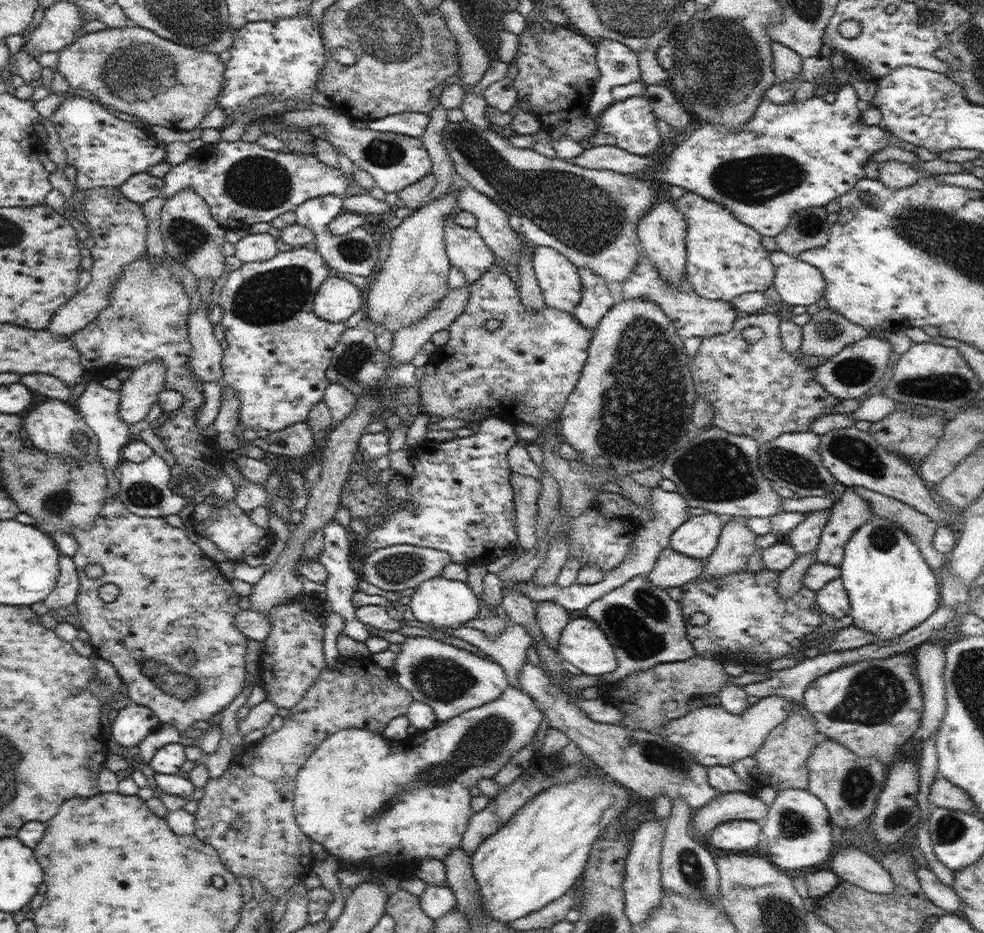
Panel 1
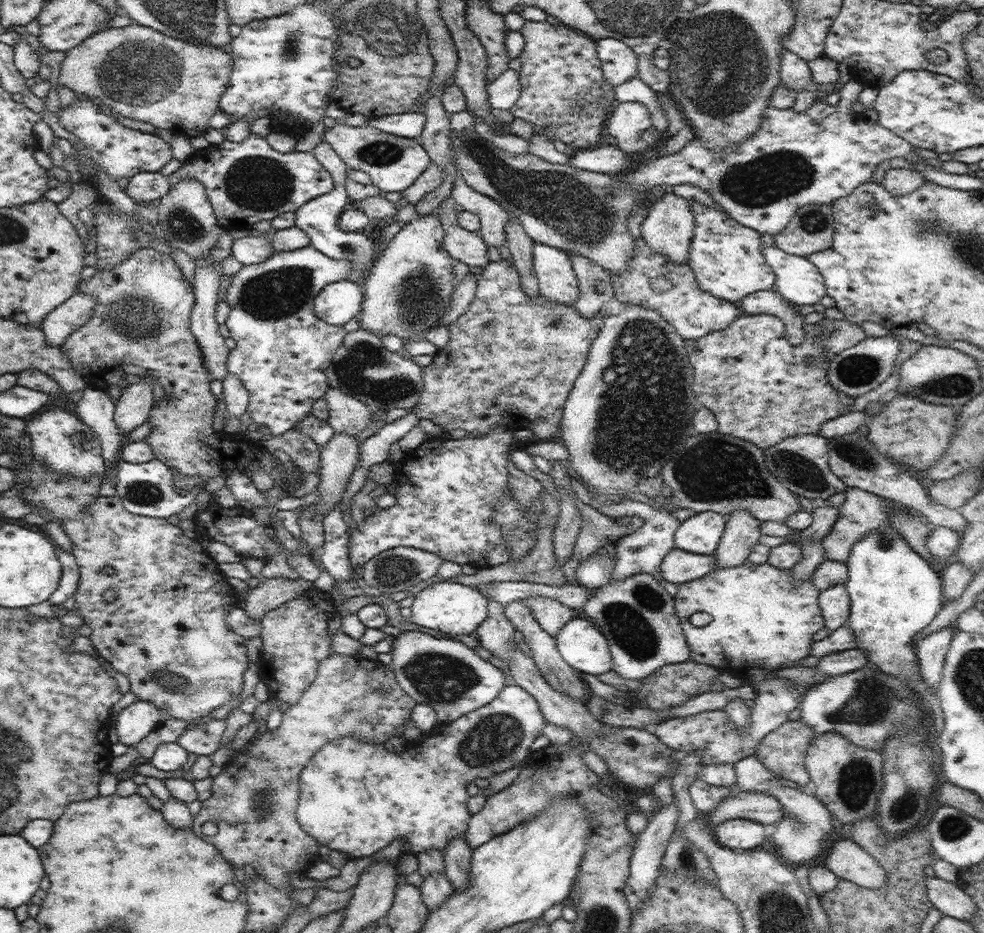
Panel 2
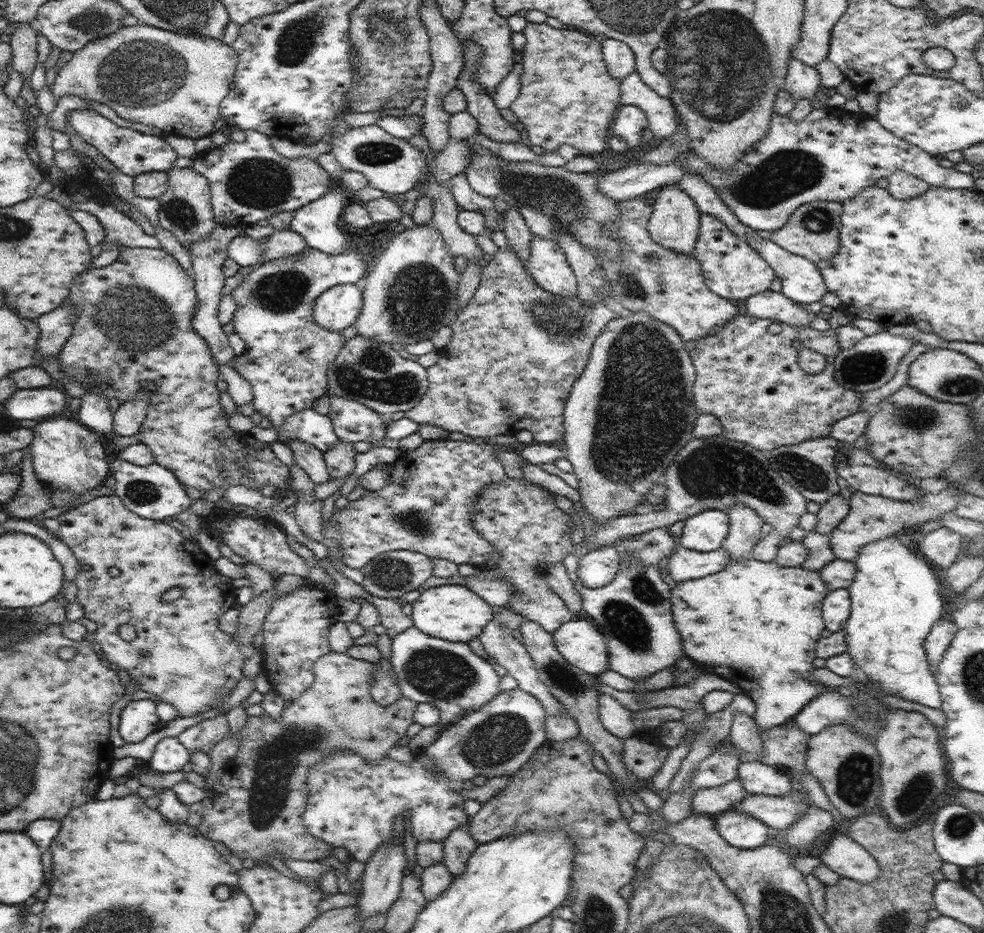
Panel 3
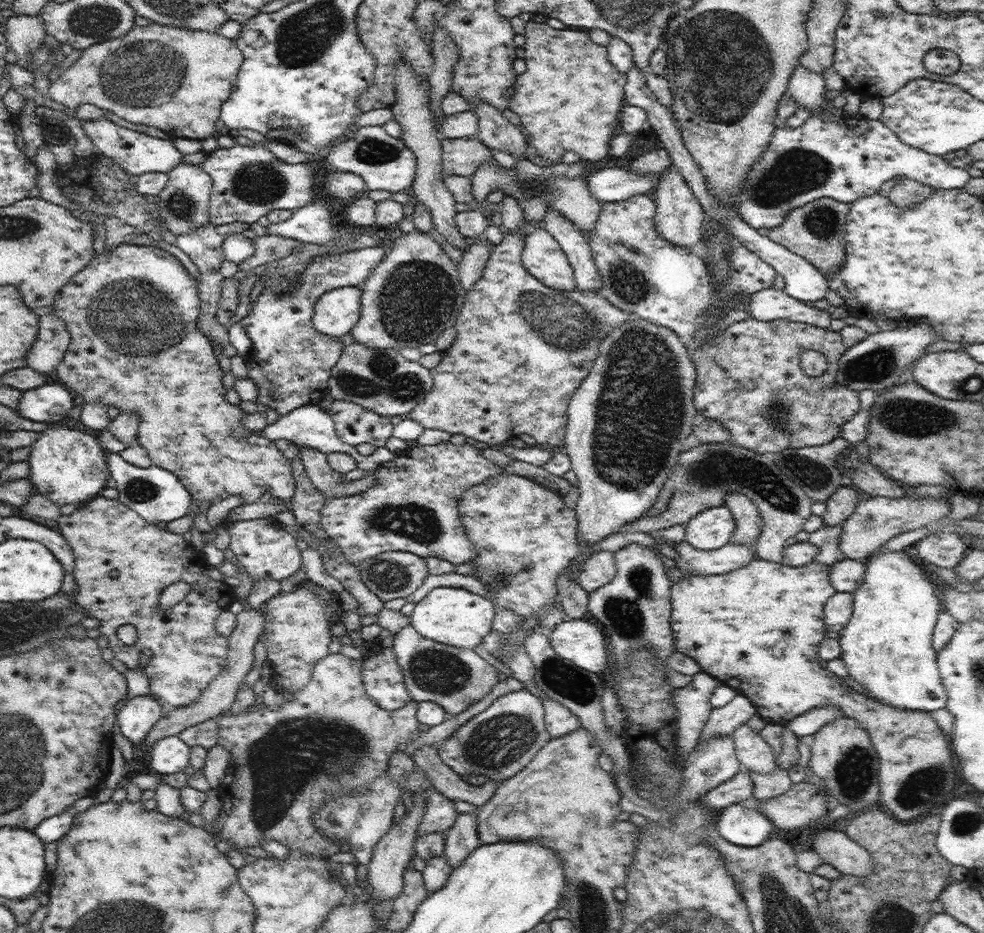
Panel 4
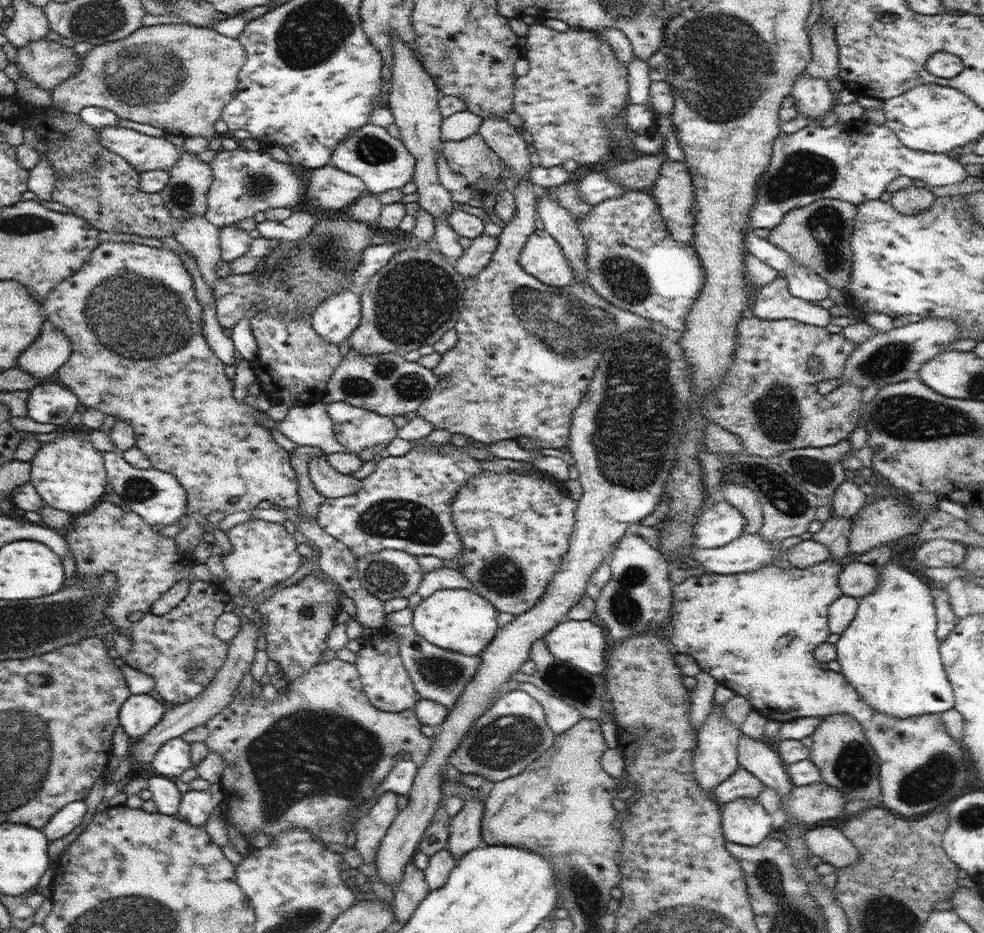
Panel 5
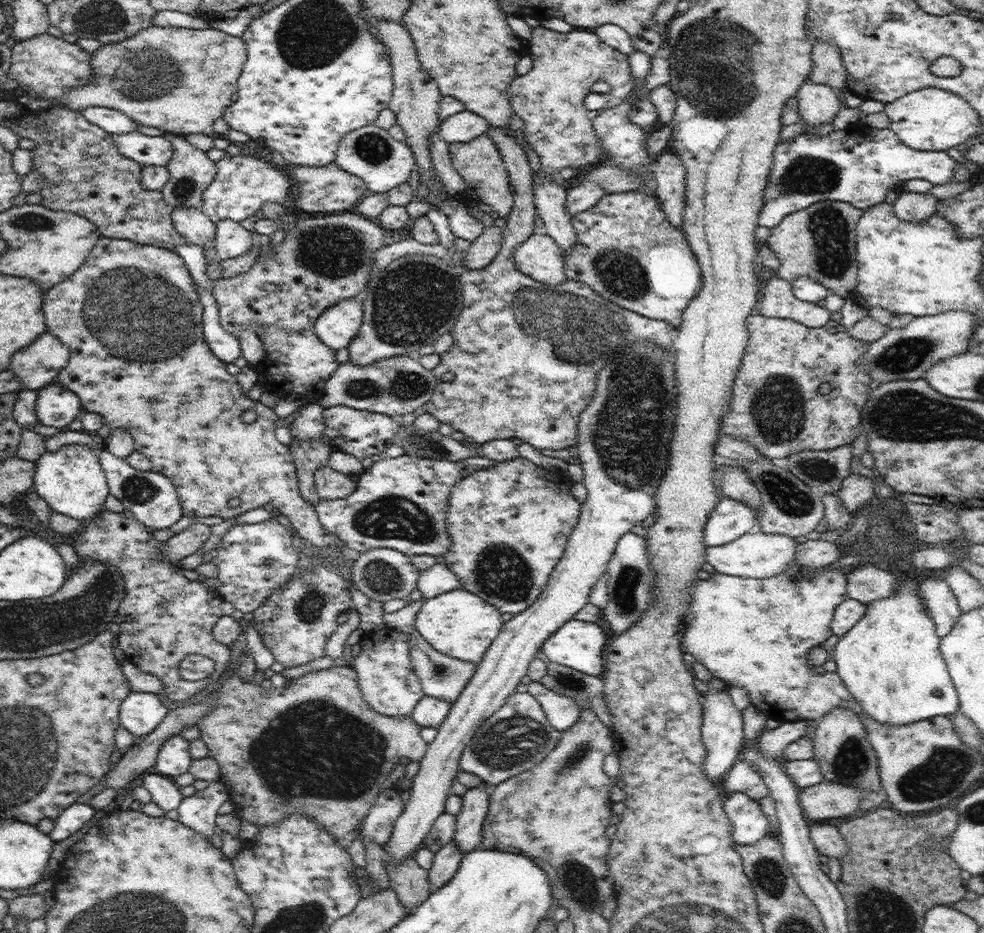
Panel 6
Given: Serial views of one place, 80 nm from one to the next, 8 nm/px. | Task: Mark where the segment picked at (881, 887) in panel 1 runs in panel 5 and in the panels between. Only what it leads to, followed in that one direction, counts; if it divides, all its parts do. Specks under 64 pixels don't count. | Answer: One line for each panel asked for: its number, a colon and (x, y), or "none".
2: (847, 859)
3: (843, 855)
4: (836, 848)
5: (829, 843)

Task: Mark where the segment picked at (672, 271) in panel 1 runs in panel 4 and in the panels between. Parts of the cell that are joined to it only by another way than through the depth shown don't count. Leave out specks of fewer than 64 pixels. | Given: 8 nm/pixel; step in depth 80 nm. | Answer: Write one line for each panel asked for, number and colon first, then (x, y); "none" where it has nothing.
2: (668, 228)
3: (675, 220)
4: (679, 218)

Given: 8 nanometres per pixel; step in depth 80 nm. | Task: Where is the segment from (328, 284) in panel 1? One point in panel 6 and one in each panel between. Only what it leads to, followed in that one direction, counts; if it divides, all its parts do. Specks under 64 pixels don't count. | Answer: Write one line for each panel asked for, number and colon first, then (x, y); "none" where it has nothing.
2: (337, 303)
3: (338, 307)
4: (335, 313)
5: (335, 319)
6: (336, 327)

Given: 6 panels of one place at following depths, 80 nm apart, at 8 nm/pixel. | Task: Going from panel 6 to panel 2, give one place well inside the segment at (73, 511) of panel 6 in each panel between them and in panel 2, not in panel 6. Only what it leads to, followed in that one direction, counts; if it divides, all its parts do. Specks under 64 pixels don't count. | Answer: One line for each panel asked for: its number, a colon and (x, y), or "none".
2: (59, 439)
3: (66, 455)
4: (68, 466)
5: (69, 474)

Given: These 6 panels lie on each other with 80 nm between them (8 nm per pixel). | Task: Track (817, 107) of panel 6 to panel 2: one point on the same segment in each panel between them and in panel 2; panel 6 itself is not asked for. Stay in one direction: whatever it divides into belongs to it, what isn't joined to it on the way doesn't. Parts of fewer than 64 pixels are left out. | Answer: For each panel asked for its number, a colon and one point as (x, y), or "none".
2: (795, 73)
3: (802, 81)
4: (808, 89)
5: (812, 96)

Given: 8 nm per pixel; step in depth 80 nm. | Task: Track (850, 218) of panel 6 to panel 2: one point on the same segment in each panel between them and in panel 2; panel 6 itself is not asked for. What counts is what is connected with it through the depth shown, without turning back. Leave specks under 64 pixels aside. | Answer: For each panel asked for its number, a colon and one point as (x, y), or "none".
2: (811, 230)
3: (813, 232)
4: (816, 231)
5: (818, 236)

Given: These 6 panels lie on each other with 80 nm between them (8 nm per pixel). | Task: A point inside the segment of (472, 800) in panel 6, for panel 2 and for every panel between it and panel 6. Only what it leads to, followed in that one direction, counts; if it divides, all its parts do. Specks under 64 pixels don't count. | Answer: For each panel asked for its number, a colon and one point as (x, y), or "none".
2: (457, 855)
3: (457, 848)
4: (462, 838)
5: (465, 828)

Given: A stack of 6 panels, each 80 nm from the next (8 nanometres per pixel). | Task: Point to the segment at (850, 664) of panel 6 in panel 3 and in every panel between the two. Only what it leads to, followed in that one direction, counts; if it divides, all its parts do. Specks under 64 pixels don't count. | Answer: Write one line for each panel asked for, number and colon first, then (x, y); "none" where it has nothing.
3: (895, 601)
4: (887, 648)
5: (890, 655)

